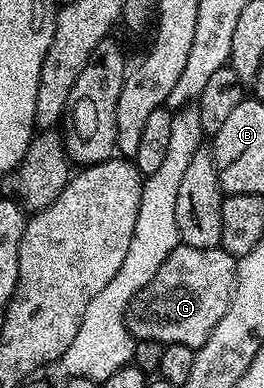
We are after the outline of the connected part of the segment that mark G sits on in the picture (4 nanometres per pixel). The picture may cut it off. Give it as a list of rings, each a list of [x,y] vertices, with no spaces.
[[[179,245],[160,264],[160,272],[130,301],[126,327],[137,341],[152,340],[163,344],[188,344],[201,348],[220,324],[232,300],[237,261],[224,249],[205,250]]]

